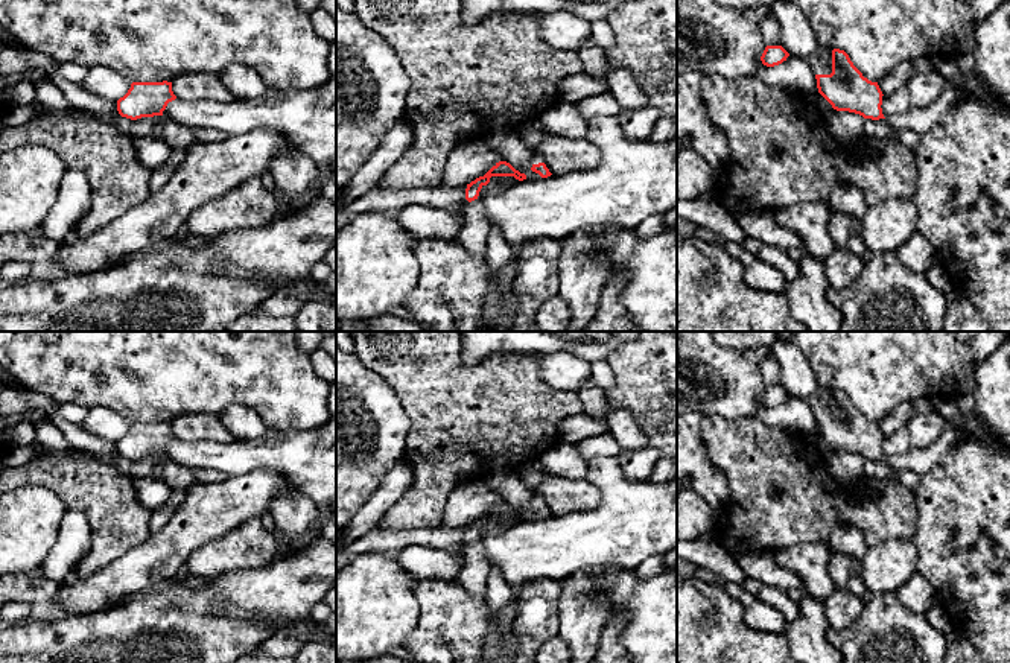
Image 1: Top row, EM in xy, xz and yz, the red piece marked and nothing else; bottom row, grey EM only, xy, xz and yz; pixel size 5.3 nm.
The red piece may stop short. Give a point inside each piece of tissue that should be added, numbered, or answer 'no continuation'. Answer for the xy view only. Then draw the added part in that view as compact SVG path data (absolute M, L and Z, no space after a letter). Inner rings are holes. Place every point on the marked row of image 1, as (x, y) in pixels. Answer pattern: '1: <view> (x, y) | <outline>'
1: xy (177, 136) | M76 109L79 117L97 117L113 123L120 132L135 140L140 137L155 137L166 141L172 149L189 149L190 146L207 141L201 140L190 128L179 125L166 116L141 117L131 120L120 114L114 117L102 117L82 109Z

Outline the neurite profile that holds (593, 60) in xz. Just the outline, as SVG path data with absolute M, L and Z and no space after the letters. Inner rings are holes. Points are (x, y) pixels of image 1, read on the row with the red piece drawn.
M590 38L578 50L584 73L595 79L607 79L604 50Z

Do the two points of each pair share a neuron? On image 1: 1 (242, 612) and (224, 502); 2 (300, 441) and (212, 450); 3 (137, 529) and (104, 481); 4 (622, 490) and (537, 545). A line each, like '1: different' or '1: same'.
1: different
2: same
3: same
4: same

